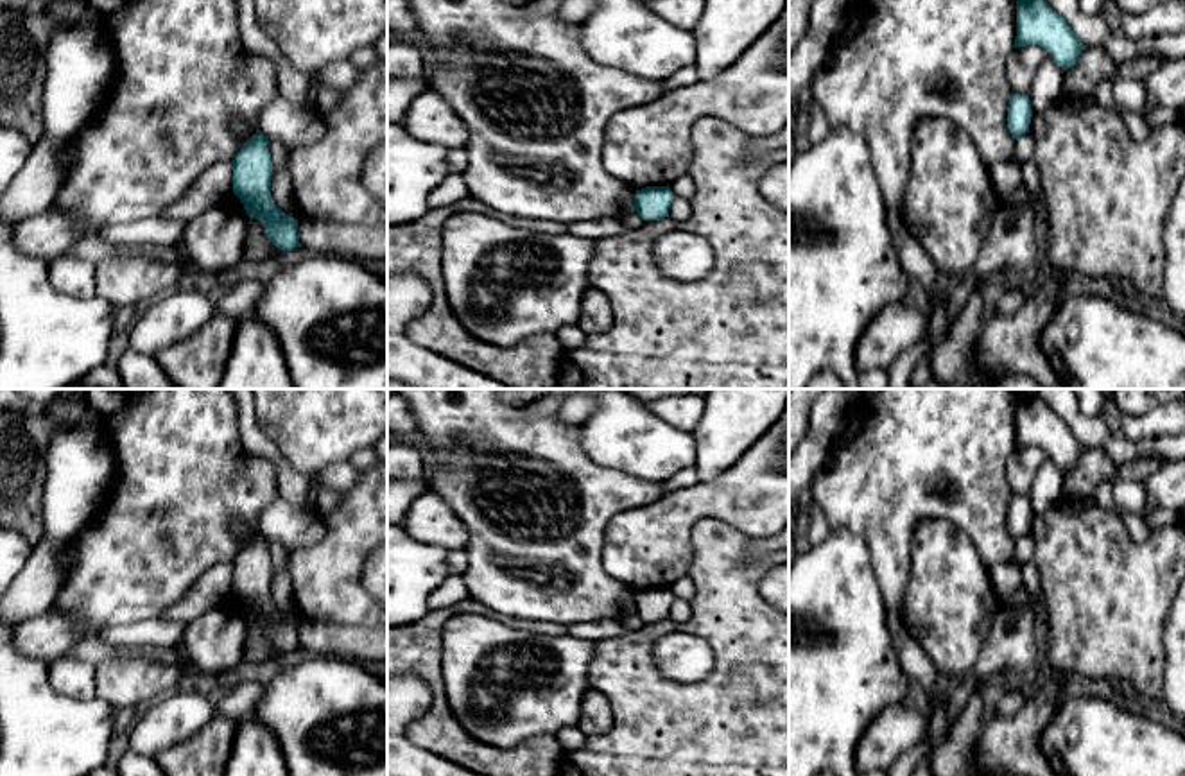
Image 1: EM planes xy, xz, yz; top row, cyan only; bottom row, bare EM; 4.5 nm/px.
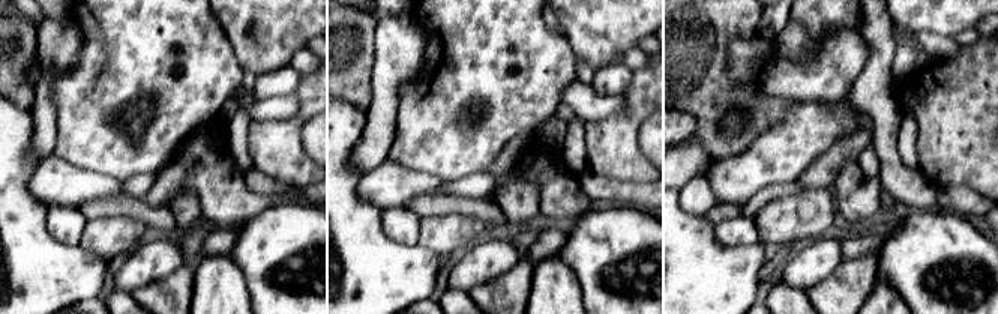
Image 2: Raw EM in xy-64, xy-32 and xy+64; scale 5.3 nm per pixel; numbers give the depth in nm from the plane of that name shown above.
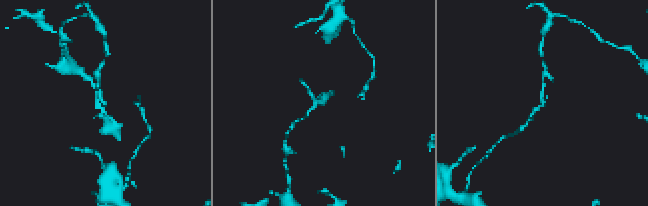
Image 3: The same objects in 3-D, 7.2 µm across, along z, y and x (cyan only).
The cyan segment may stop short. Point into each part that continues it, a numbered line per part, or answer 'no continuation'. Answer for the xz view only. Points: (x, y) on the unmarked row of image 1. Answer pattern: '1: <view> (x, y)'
no continuation

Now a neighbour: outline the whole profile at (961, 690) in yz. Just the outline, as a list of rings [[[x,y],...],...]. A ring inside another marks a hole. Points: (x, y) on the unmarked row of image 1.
[[[968,674],[952,685],[947,695],[947,701],[945,701],[948,728],[954,724],[963,706],[968,703],[972,694],[977,690],[977,685],[979,685],[979,679],[973,674]]]

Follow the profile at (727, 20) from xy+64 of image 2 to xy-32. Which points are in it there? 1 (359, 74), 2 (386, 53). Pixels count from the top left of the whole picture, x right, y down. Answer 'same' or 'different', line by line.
1: same
2: different

